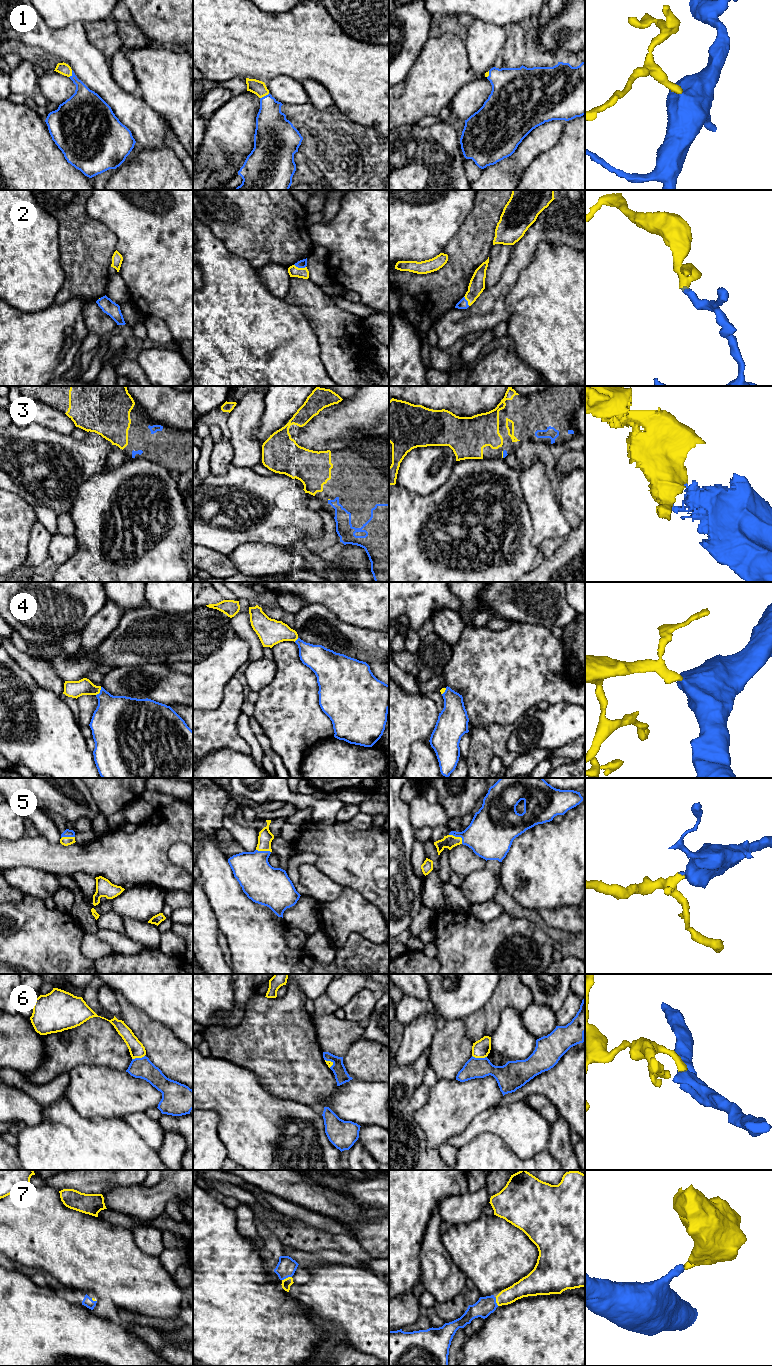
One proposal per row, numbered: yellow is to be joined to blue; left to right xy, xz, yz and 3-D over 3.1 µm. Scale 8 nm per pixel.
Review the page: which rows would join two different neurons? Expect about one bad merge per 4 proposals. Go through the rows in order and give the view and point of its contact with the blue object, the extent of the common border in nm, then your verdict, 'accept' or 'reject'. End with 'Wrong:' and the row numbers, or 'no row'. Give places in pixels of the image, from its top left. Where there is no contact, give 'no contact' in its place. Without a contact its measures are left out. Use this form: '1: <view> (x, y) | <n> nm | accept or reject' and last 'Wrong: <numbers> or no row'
1: xz (264, 96) | 90 nm | accept
2: xz (300, 267) | 100 nm | accept
3: yz (503, 454) | 60 nm | accept
4: xy (100, 691) | 80 nm | accept
5: yz (458, 836) | 130 nm | accept
6: yz (479, 1058) | 120 nm | reject
7: xz (286, 1277) | 90 nm | accept
Wrong: 6

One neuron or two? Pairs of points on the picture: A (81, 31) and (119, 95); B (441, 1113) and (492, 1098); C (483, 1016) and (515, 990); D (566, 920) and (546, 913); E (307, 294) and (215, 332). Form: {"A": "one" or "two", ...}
{"A": "one", "B": "one", "C": "one", "D": "one", "E": "two"}

